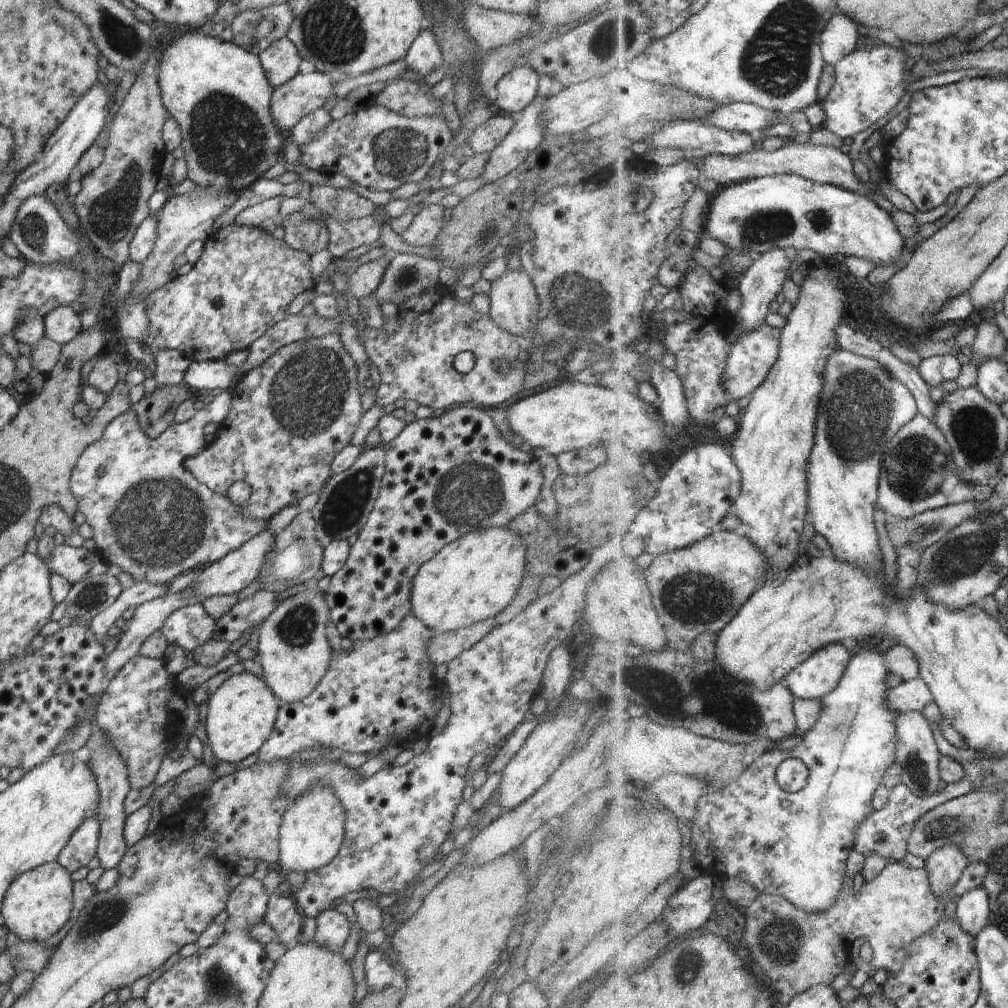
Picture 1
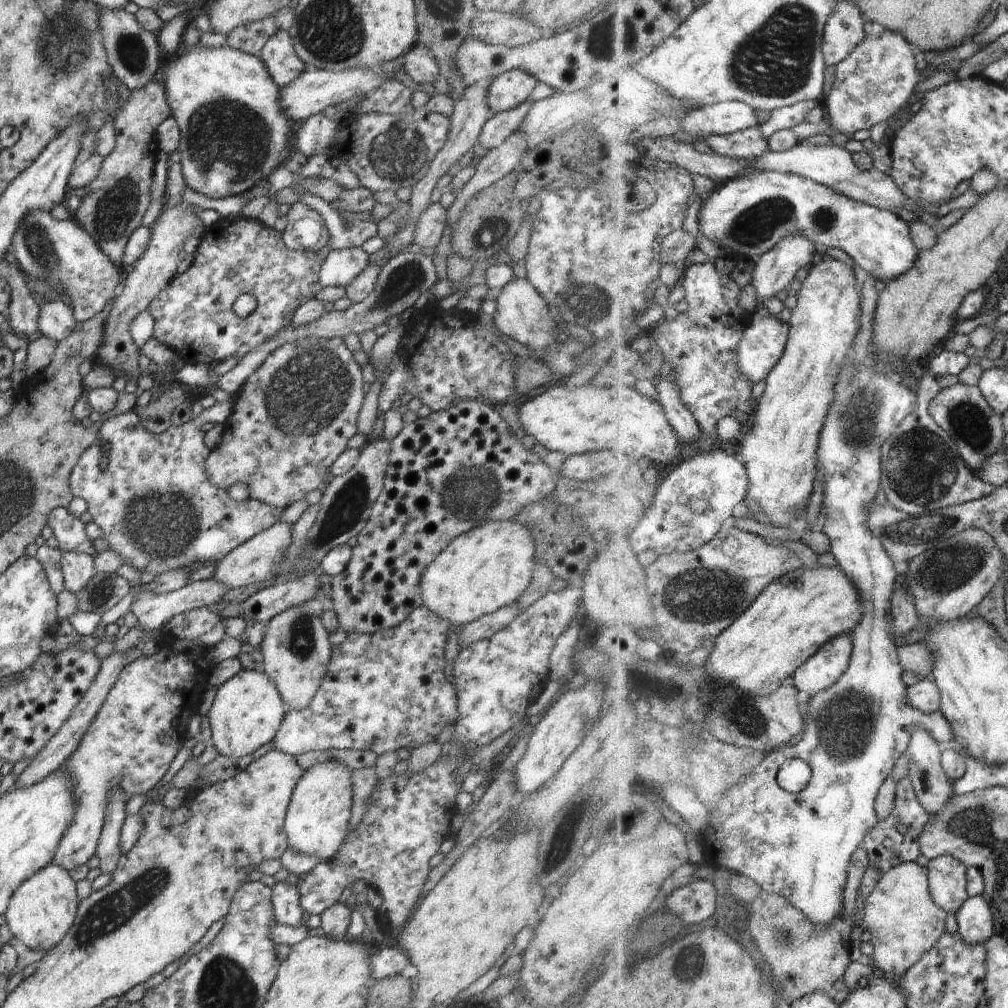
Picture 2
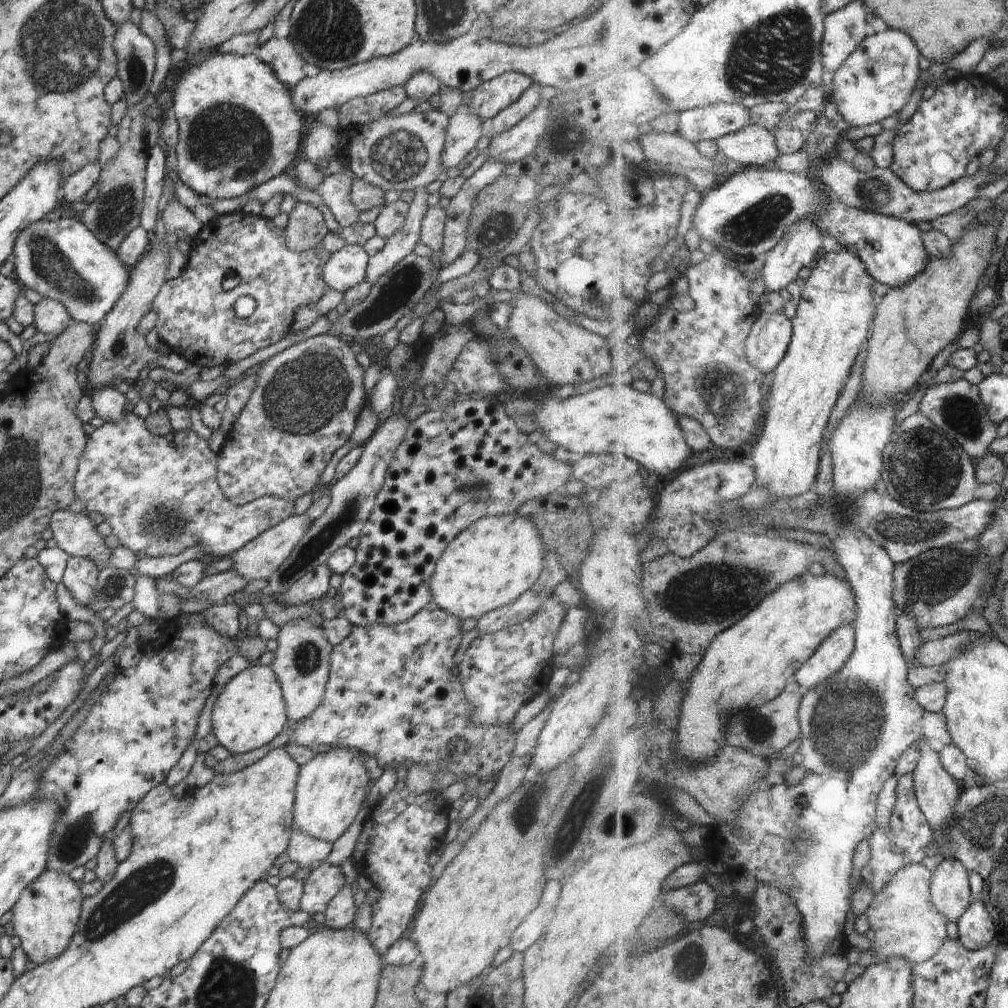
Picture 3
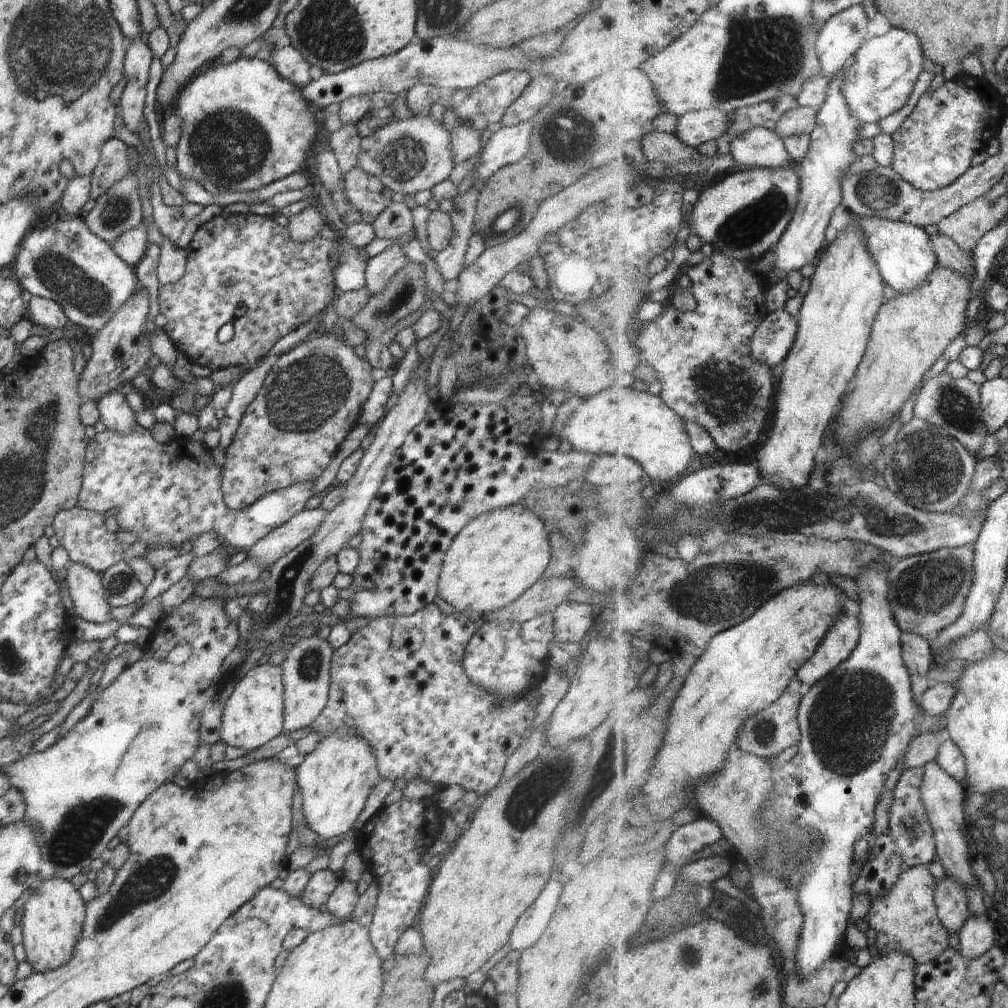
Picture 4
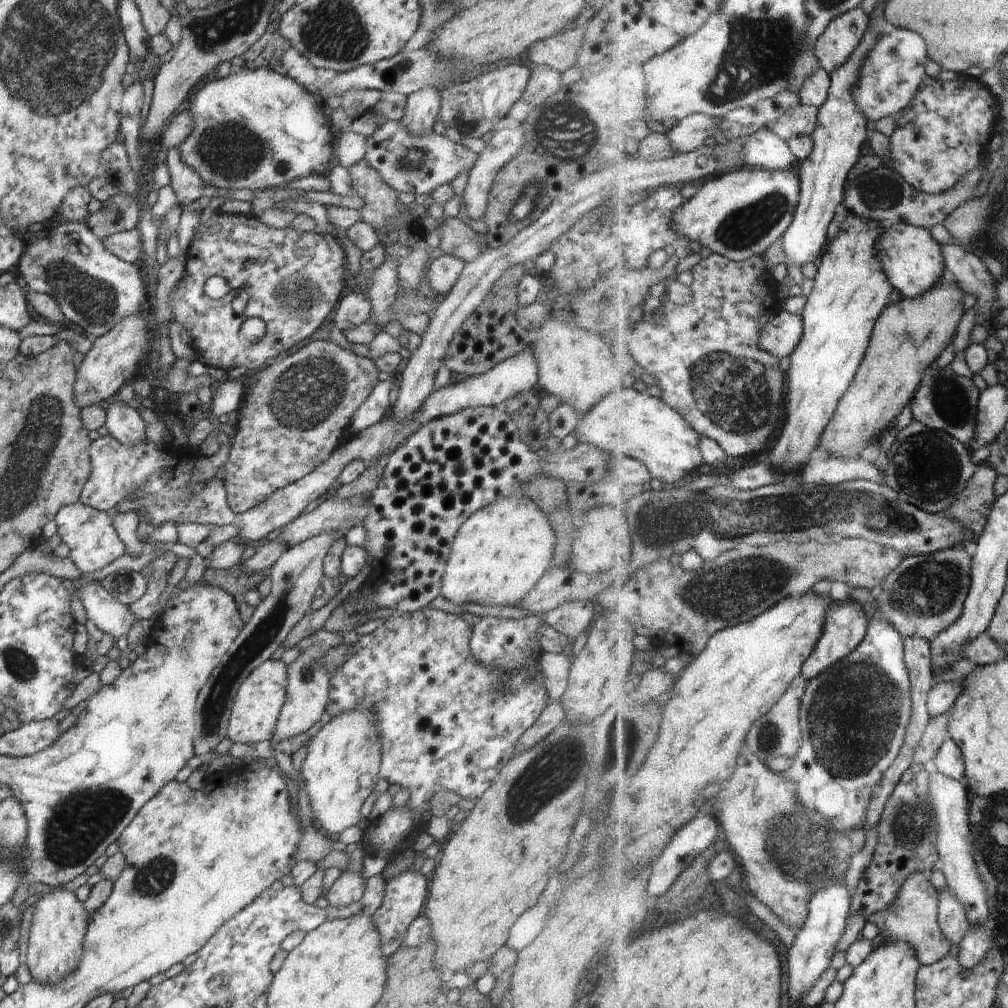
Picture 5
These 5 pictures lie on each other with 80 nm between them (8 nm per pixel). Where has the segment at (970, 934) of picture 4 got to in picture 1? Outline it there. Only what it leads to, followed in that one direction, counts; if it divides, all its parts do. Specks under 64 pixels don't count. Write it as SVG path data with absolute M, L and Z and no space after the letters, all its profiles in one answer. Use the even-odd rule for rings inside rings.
M982 885L964 894L957 904L957 918L960 924L977 937L990 925L991 898L987 888Z

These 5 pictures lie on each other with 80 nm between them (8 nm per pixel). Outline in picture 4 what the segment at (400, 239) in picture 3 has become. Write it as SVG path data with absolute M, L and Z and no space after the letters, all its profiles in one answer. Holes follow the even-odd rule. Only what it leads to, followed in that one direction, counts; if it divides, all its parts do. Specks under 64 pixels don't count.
M397 245L370 258L365 270L365 287L371 296L379 295L407 262L408 257Z

